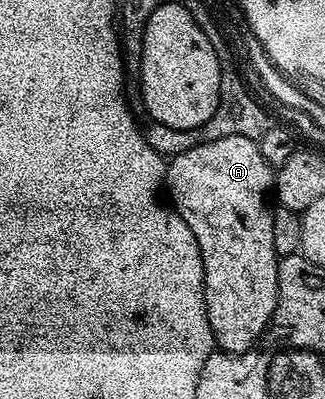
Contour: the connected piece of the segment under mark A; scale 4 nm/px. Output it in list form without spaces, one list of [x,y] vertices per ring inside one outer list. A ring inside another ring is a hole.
[[[227,136],[221,137],[220,140],[209,141],[208,144],[197,145],[196,148],[189,149],[188,152],[174,156],[165,167],[165,191],[171,194],[169,198],[170,206],[193,229],[193,237],[197,237],[197,245],[201,249],[201,261],[203,262],[203,292],[207,302],[207,316],[209,325],[213,329],[218,350],[225,351],[233,355],[239,355],[243,351],[249,351],[258,344],[261,336],[268,330],[271,317],[275,313],[277,297],[279,296],[279,260],[280,256],[275,254],[273,249],[273,210],[272,204],[267,204],[267,195],[273,191],[273,169],[261,157],[261,149],[258,142],[249,137]]]

